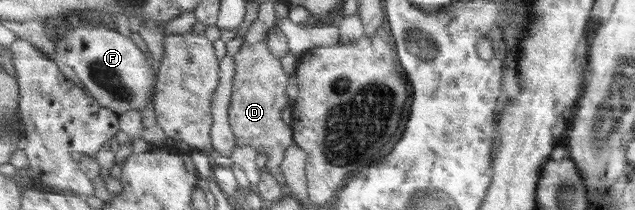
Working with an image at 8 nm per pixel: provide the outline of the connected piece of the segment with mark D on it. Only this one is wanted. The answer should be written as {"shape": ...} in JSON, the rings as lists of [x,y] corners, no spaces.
{"shape":[[[266,37],[254,45],[242,45],[234,55],[237,62],[233,103],[231,106],[231,125],[236,133],[239,146],[253,146],[260,152],[268,153],[266,169],[274,173],[286,185],[287,178],[282,170],[287,151],[296,143],[293,125],[286,124],[284,110],[292,106],[288,97],[290,75],[284,70],[284,63],[270,48]]]}

